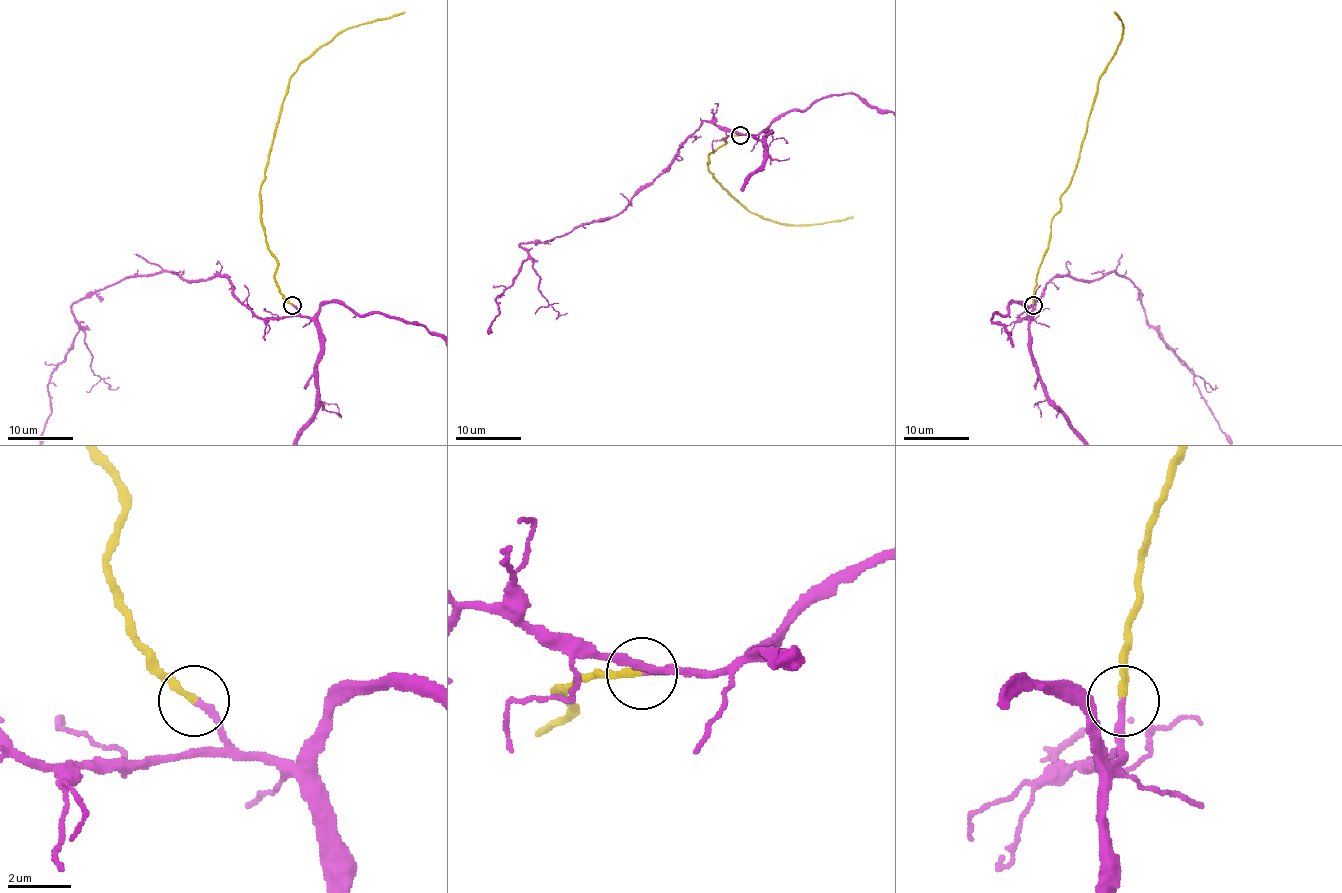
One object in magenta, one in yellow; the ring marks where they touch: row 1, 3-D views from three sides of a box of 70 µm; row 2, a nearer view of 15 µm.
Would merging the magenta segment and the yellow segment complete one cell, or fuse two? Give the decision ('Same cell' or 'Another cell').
Same cell

